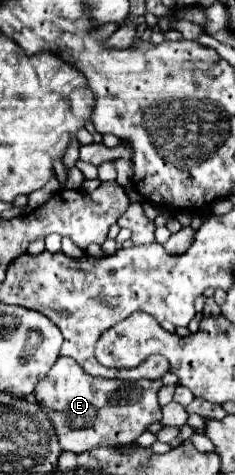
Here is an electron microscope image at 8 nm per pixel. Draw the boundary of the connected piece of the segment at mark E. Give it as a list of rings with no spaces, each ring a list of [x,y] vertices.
[[[59,358],[49,374],[39,382],[39,388],[35,388],[35,398],[41,402],[43,410],[47,410],[47,416],[51,418],[57,434],[59,444],[63,450],[81,454],[97,446],[107,444],[127,444],[135,442],[147,426],[161,420],[161,406],[157,402],[157,390],[161,388],[159,380],[137,380],[137,382],[123,382],[123,380],[107,380],[107,378],[95,378],[83,372],[79,364],[73,358]]]

